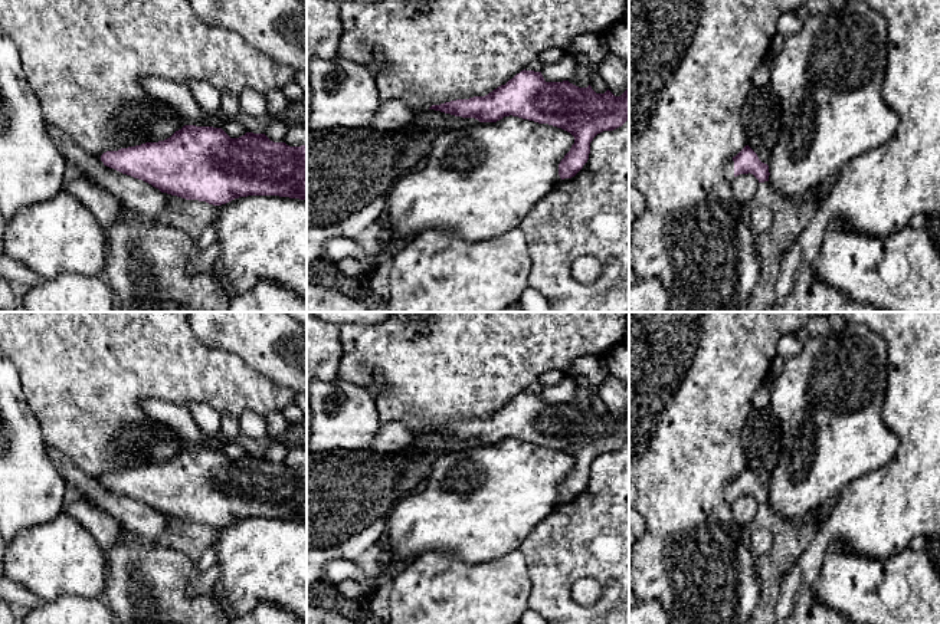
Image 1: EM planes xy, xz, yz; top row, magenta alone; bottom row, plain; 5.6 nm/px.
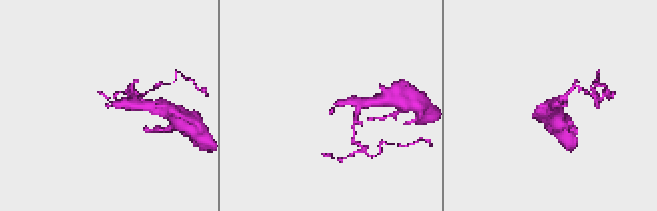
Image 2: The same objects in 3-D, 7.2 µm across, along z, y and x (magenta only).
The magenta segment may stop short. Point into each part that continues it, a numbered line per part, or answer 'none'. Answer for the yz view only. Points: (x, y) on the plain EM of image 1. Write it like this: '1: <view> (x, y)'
1: yz (729, 488)

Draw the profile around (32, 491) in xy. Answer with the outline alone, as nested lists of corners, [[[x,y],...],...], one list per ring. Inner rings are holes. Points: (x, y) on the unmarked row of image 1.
[[[0,349],[0,533],[4,541],[60,515],[65,487],[26,403],[19,372]]]

